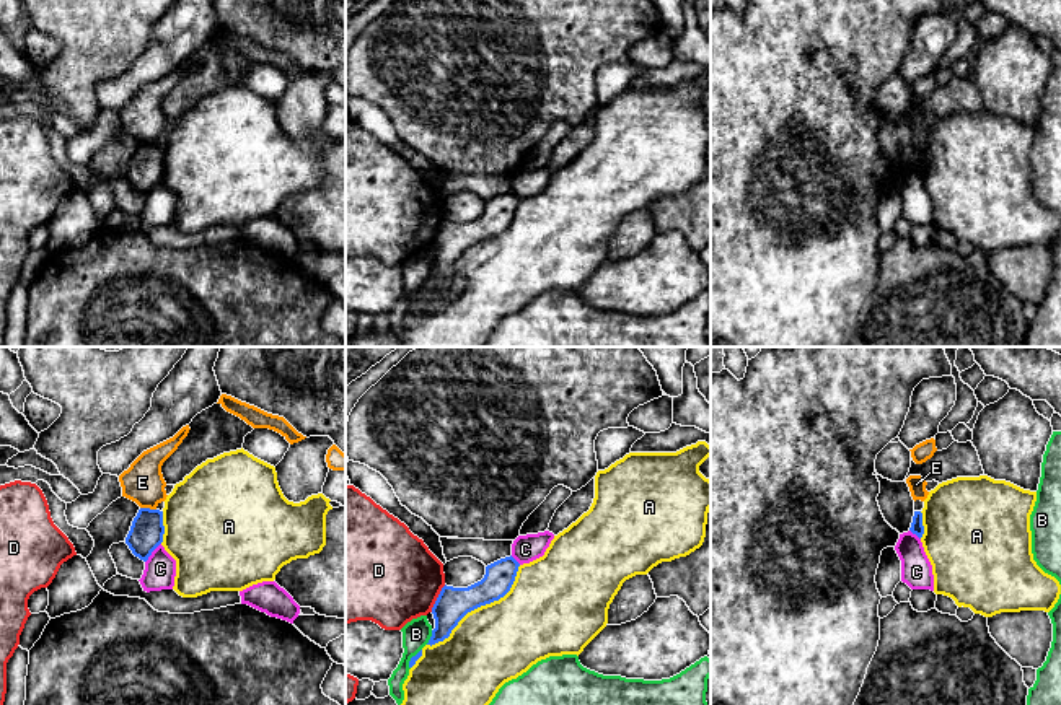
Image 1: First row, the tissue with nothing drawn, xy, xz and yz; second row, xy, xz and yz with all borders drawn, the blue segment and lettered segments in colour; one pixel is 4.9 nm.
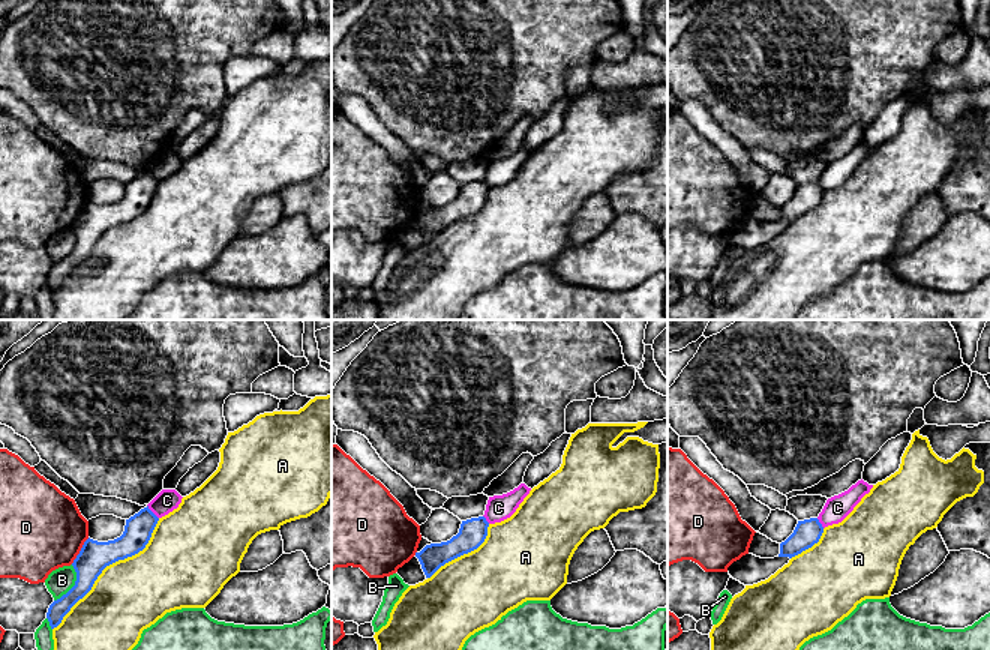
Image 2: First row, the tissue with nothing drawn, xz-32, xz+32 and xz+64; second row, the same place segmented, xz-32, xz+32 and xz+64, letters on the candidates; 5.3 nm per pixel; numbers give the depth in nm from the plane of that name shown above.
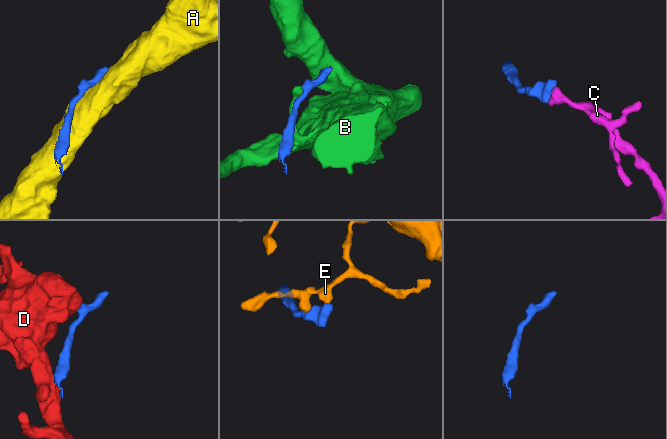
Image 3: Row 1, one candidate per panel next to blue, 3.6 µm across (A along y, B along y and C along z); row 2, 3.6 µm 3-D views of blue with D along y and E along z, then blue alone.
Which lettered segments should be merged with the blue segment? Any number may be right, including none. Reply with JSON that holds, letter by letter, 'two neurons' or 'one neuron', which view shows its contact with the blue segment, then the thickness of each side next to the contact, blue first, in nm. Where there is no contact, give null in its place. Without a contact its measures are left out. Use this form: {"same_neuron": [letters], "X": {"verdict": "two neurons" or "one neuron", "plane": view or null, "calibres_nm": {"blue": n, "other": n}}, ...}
{"same_neuron": [], "A": {"verdict": "two neurons", "plane": "xz", "calibres_nm": {"blue": 160, "other": 400}}, "B": {"verdict": "two neurons", "plane": "xz", "calibres_nm": {"blue": 160, "other": 140}}, "C": {"verdict": "two neurons", "plane": "xy", "calibres_nm": {"blue": 170, "other": 160}}, "D": {"verdict": "two neurons", "plane": "xz", "calibres_nm": {"blue": 160, "other": 460}}, "E": {"verdict": "two neurons", "plane": "xy", "calibres_nm": {"blue": 170, "other": 200}}}

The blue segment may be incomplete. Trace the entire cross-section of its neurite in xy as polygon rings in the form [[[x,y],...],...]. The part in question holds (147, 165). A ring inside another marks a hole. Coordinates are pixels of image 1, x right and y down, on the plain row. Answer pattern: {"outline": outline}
{"outline": [[[140,143],[132,156],[125,179],[135,192],[147,197],[152,187],[163,177],[163,147]]]}

